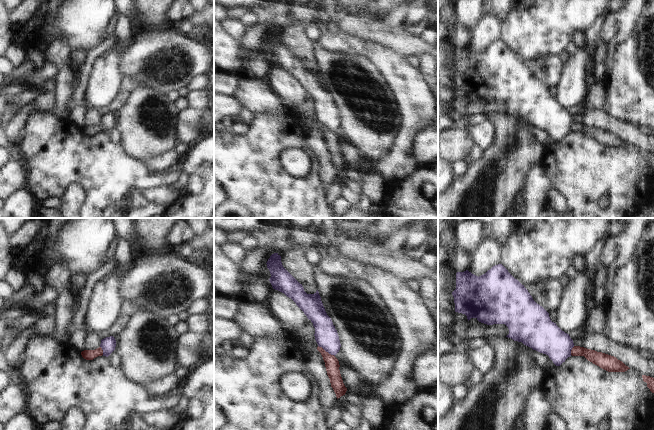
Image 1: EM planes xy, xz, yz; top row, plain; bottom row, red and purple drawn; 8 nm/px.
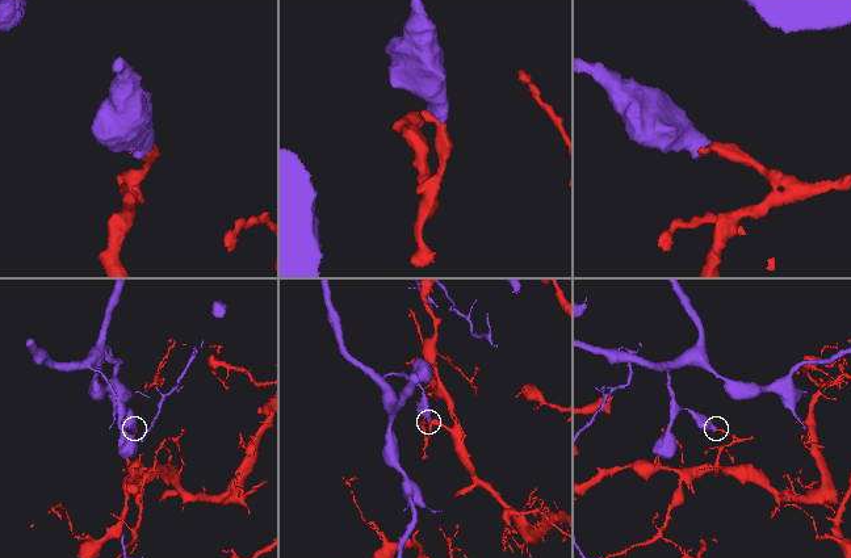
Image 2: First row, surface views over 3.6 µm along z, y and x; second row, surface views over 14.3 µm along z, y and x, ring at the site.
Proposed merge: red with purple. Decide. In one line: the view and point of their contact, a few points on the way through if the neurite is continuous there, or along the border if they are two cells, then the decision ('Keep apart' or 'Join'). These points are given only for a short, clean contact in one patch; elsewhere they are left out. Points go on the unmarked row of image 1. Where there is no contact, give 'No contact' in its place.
Touches red at xz (325, 127). Keep apart

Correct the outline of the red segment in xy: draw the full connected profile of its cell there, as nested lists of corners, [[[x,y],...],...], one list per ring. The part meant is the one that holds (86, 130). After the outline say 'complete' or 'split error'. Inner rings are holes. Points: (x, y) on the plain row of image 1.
[[[101,123],[95,125],[95,126],[84,126],[81,128],[81,131],[86,136],[93,136],[94,134],[98,132],[103,131],[103,126]]]; complete

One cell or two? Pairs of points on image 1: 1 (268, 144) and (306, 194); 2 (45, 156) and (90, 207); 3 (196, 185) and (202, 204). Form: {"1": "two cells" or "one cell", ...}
{"1": "one cell", "2": "one cell", "3": "two cells"}

